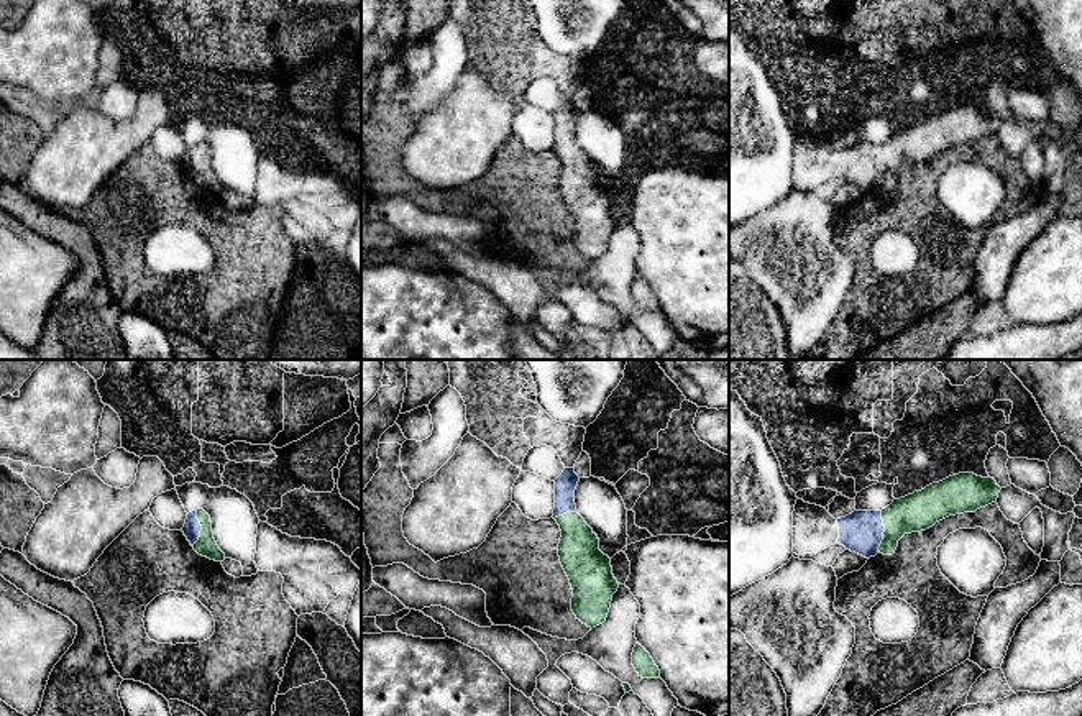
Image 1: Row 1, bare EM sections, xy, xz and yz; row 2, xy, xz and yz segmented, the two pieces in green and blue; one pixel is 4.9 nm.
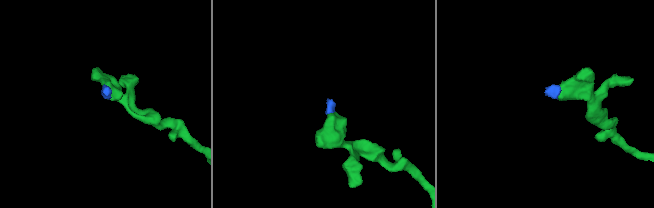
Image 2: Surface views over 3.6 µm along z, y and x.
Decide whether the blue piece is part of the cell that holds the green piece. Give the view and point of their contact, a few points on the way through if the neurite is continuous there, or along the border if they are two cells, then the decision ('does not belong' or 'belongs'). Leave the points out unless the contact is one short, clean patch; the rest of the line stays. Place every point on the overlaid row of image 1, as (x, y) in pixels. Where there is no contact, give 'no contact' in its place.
meets green in yz at (885, 531); runs through yz (918, 511), (898, 518), (885, 531), (862, 531); belongs

